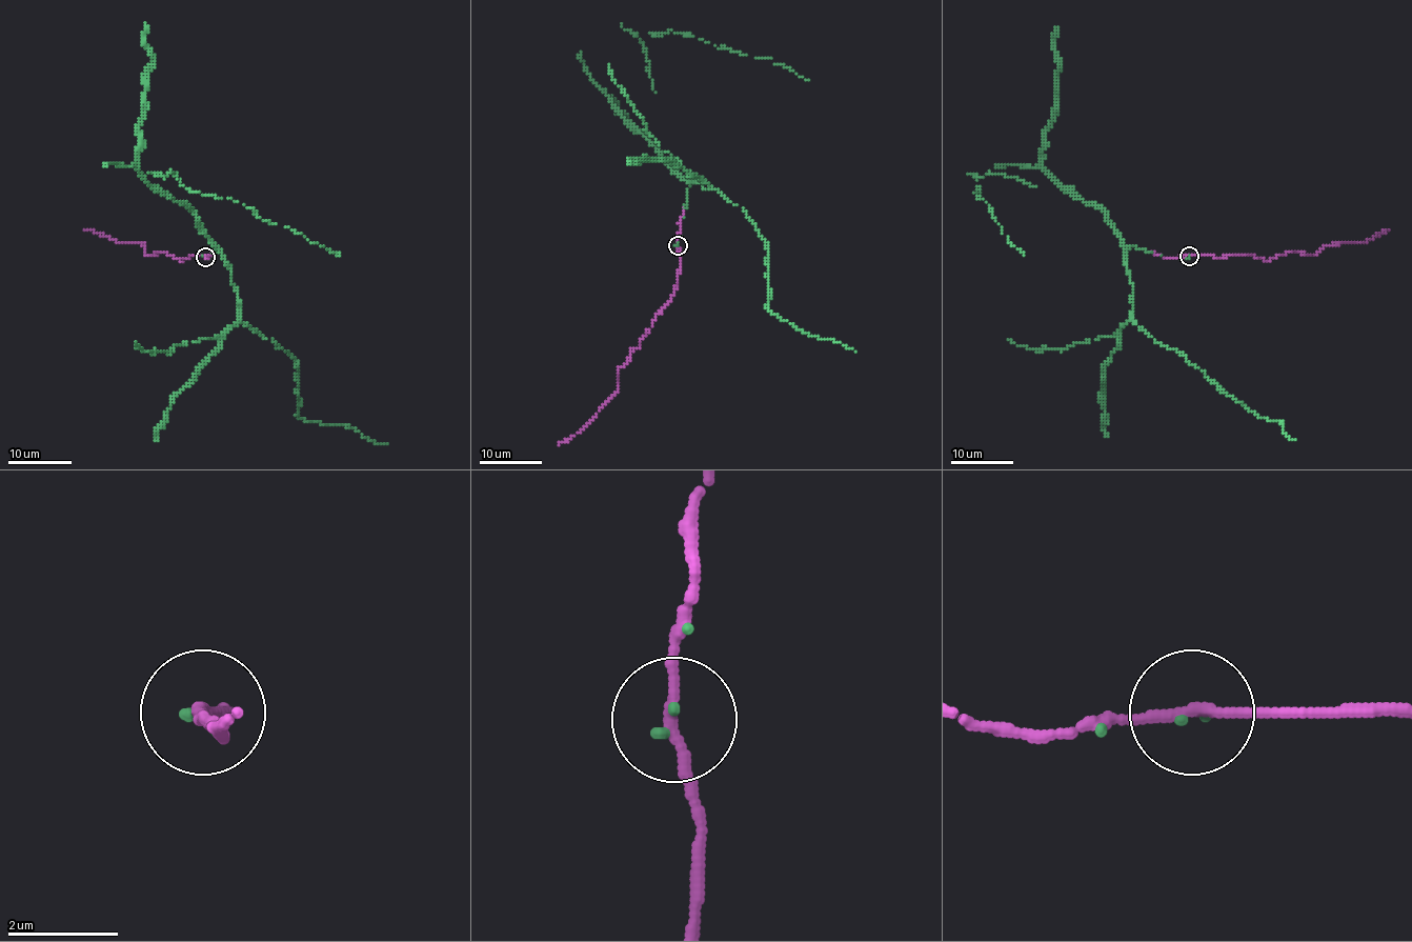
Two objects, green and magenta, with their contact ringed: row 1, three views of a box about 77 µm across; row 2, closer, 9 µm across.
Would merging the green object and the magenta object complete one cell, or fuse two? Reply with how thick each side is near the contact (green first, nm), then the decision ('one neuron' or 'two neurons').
130/200 nm | one neuron

